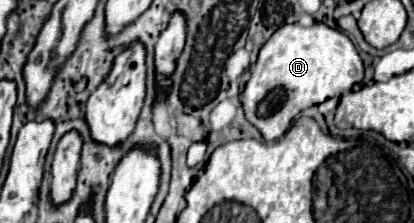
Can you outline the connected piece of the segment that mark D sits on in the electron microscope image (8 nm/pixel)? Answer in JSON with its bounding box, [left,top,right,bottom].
[242,22,362,142]

